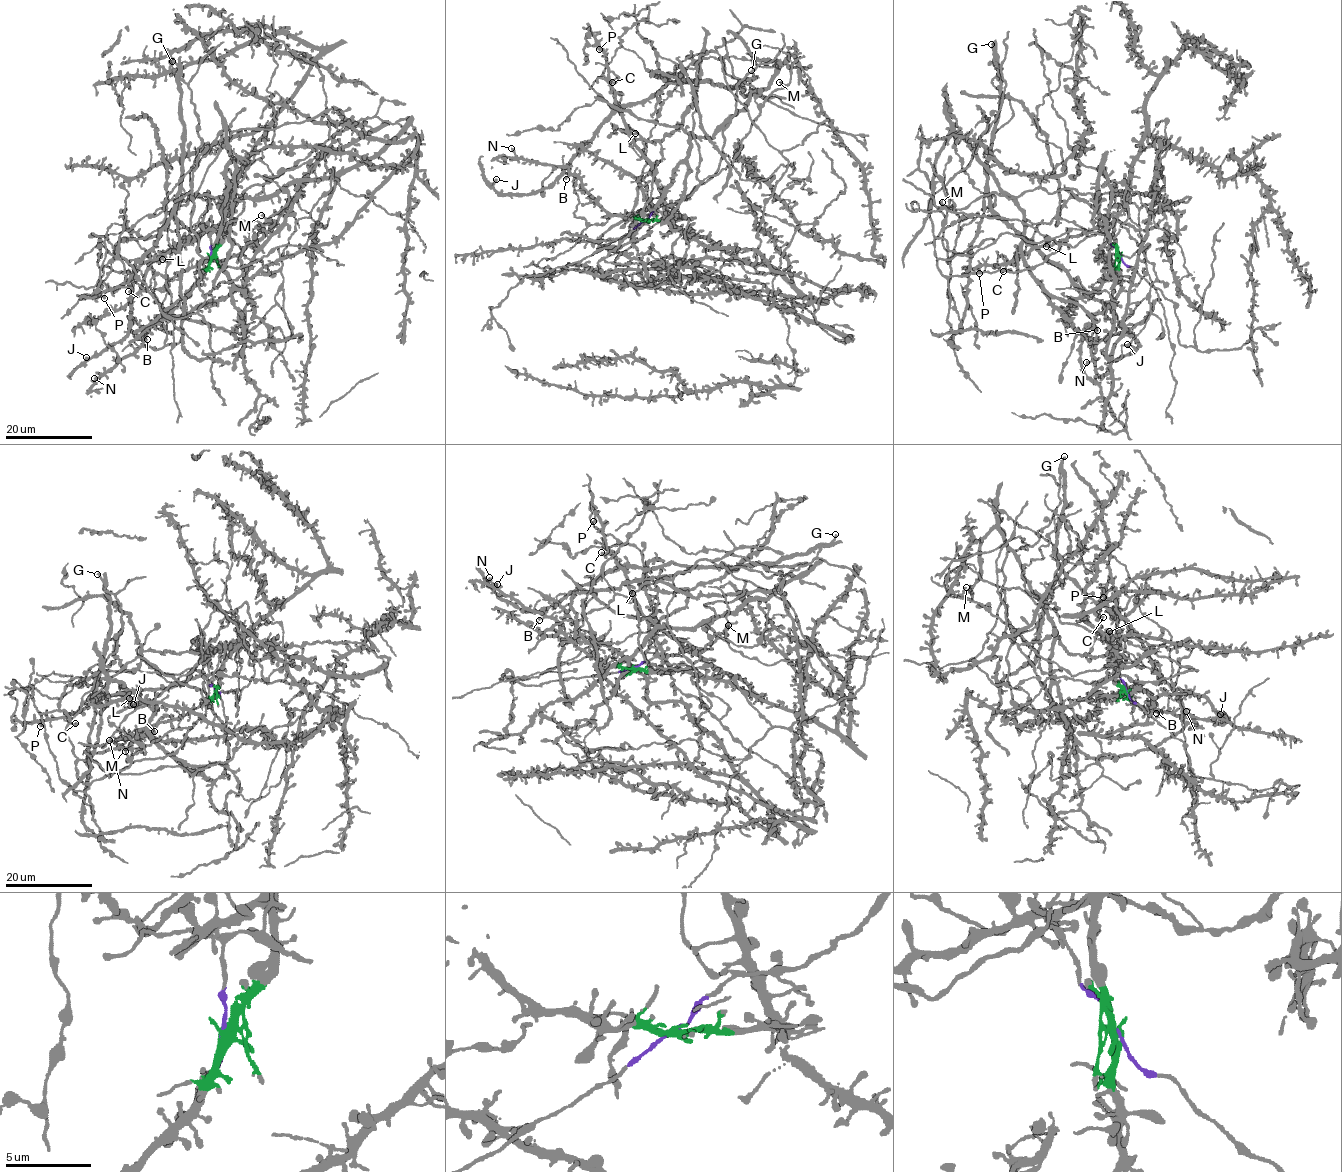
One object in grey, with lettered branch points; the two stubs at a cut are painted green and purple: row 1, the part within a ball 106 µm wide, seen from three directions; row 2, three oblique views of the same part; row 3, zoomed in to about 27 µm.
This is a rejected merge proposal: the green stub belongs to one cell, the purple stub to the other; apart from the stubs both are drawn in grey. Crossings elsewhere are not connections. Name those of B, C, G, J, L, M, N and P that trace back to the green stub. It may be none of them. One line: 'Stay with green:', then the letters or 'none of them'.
Stay with green: B, C, L, N, P

